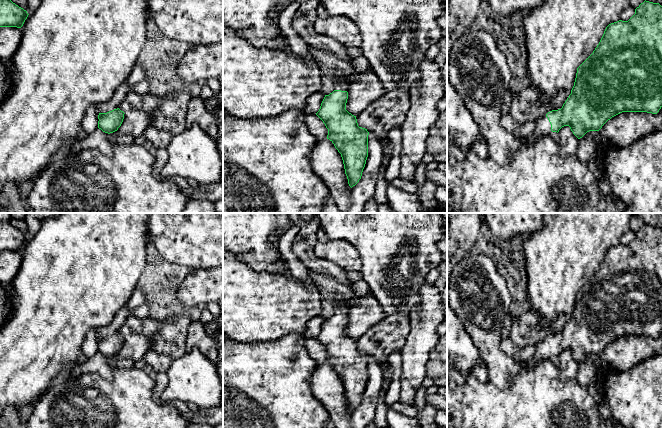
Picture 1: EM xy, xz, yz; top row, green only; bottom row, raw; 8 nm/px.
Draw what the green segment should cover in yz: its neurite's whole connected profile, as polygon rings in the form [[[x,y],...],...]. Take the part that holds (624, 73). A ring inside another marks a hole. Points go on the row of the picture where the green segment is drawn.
[[[644,1],[628,20],[609,24],[593,53],[577,68],[571,94],[561,109],[552,110],[536,121],[535,131],[527,140],[533,143],[551,132],[569,126],[573,134],[582,138],[589,131],[599,131],[612,117],[622,112],[657,114],[662,107],[662,6]]]

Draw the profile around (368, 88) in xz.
[[[372,70],[360,73],[358,80],[349,88],[346,110],[357,116],[370,103],[382,99],[386,92],[387,90]]]

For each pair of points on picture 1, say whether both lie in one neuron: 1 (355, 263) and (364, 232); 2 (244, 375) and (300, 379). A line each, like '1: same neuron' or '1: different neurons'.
1: different neurons
2: same neuron

